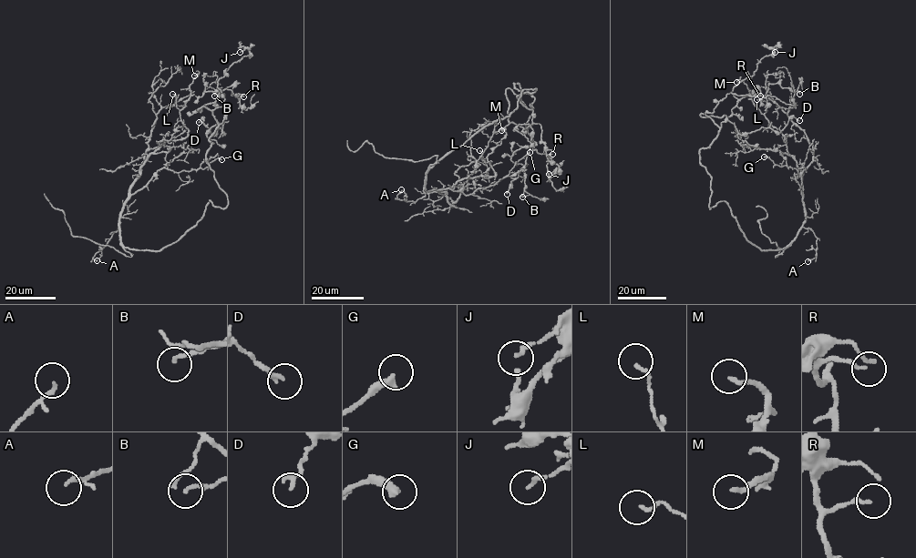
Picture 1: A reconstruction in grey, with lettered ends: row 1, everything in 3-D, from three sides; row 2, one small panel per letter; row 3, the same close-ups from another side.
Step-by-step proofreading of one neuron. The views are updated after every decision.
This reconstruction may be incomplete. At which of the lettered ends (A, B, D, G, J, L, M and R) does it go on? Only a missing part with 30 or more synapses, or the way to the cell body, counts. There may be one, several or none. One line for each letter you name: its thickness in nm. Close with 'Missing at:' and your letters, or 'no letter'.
Missing at: no letter

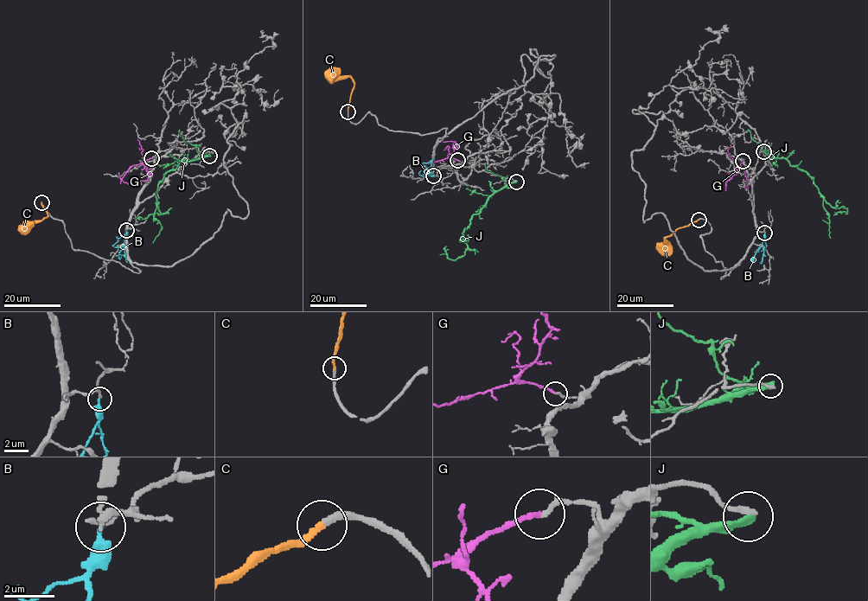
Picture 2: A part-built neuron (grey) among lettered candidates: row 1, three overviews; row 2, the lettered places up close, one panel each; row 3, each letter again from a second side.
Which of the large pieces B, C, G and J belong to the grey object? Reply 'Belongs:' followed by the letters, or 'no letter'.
Belongs: C, G

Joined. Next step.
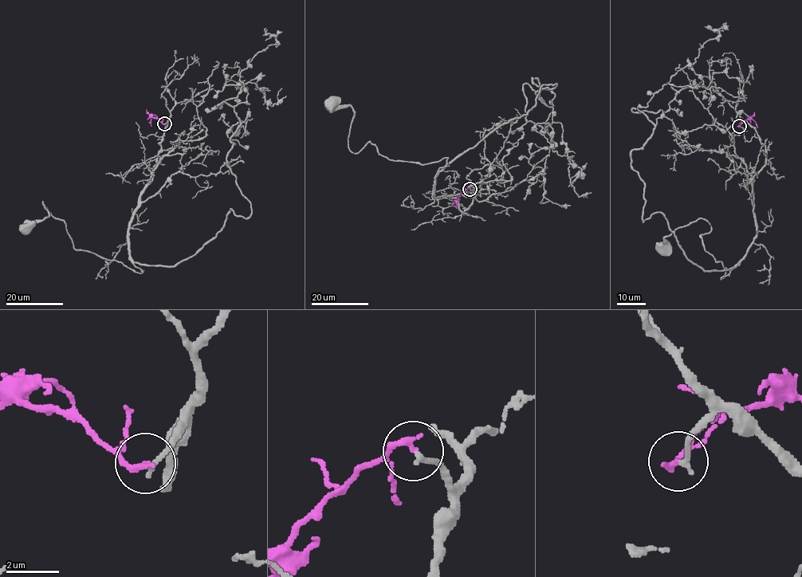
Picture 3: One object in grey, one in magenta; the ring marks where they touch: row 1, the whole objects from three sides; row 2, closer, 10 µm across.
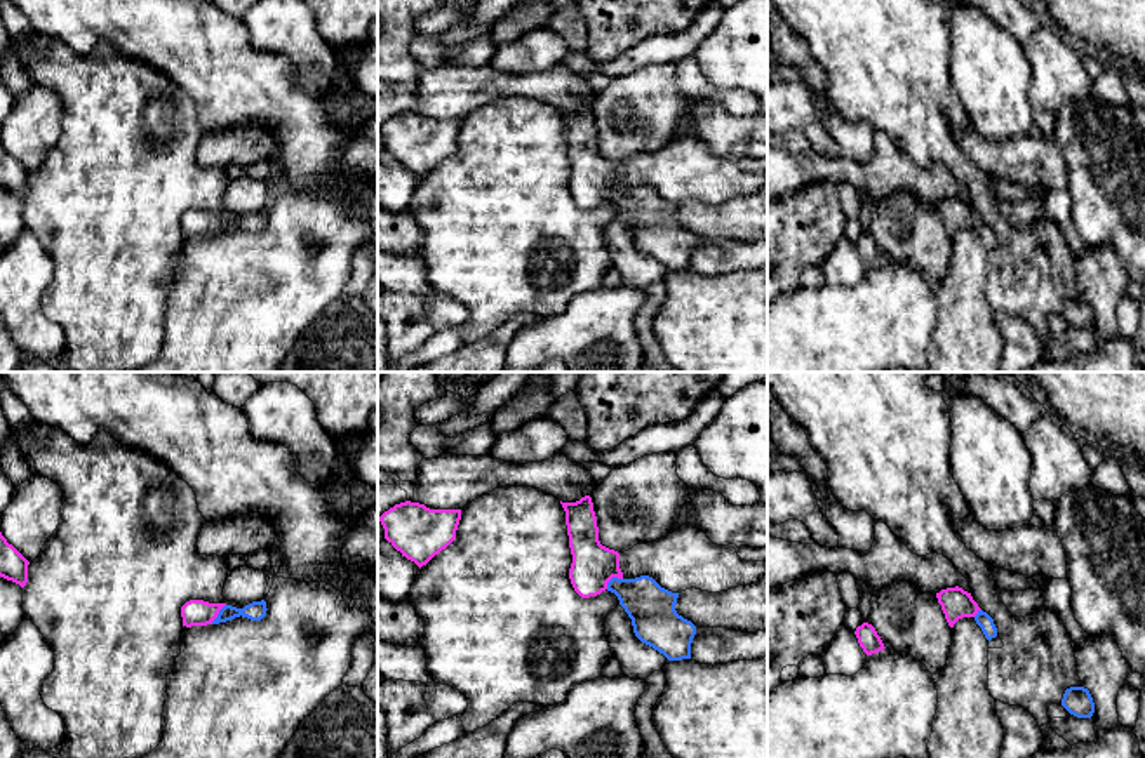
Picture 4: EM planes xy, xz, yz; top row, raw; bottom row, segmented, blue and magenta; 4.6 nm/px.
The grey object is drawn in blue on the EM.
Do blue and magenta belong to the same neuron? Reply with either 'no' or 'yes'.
yes

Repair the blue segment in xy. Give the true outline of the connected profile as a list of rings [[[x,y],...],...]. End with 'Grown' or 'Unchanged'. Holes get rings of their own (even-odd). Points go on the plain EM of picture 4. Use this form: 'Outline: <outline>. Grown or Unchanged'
Outline: [[[190,210],[181,217],[183,236],[207,236],[231,231],[235,228],[247,228],[251,231],[261,231],[266,226],[266,212],[252,212],[244,219],[237,219],[226,214],[209,214],[204,210]]]. Grown

